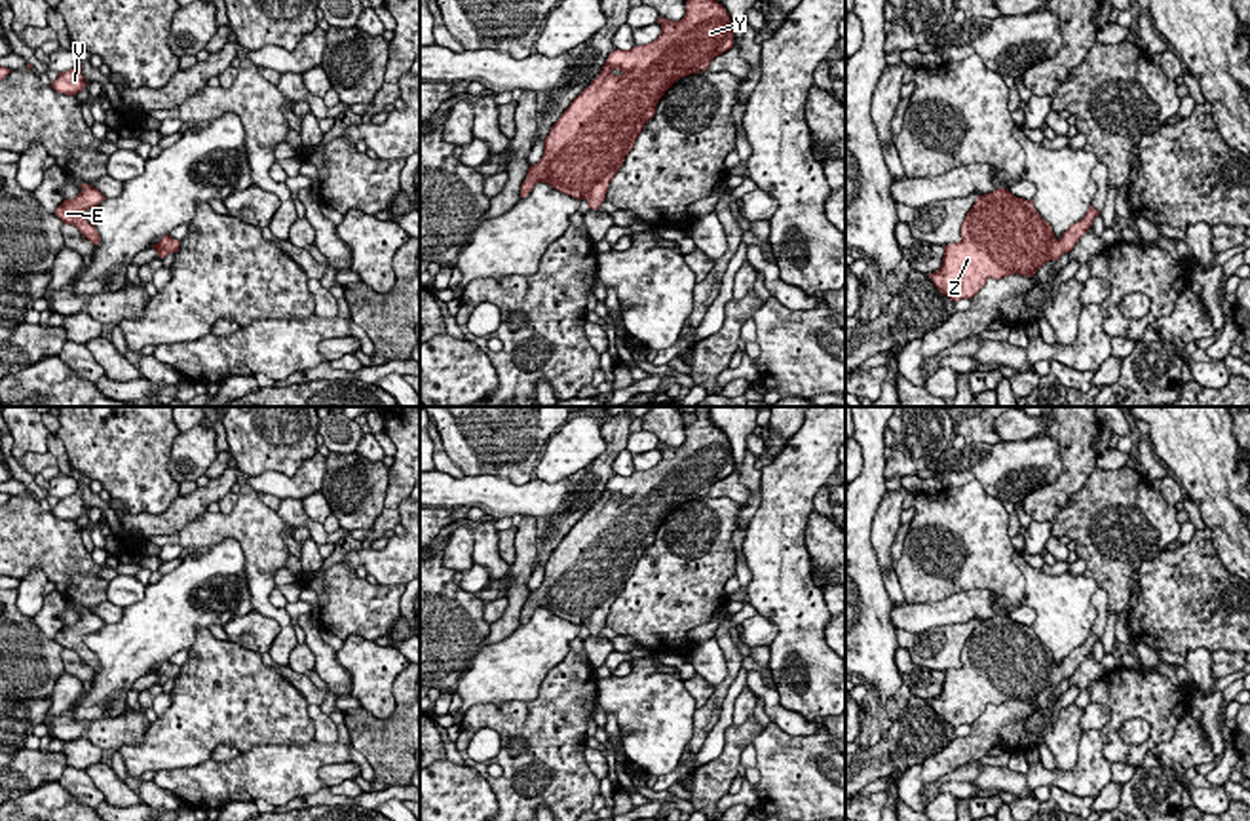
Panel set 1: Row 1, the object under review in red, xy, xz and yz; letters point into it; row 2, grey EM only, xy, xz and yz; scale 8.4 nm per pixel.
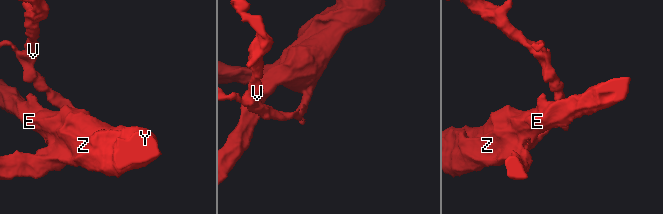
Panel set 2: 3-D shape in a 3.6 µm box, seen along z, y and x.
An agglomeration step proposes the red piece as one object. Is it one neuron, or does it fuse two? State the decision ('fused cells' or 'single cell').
single cell

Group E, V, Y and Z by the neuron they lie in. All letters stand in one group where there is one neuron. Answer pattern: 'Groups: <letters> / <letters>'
Groups: E V Y Z

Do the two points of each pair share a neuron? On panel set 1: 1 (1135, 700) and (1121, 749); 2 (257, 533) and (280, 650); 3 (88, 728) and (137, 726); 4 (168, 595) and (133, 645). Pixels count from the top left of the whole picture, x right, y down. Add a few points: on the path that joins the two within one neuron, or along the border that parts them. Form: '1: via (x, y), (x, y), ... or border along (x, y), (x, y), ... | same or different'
1: via (1123, 711), (1114, 725), (1114, 738) | same
2: via (257, 561), (261, 599), (284, 622) | same
3: via (99, 728), (126, 728) | same
4: via (168, 607), (145, 633) | same

